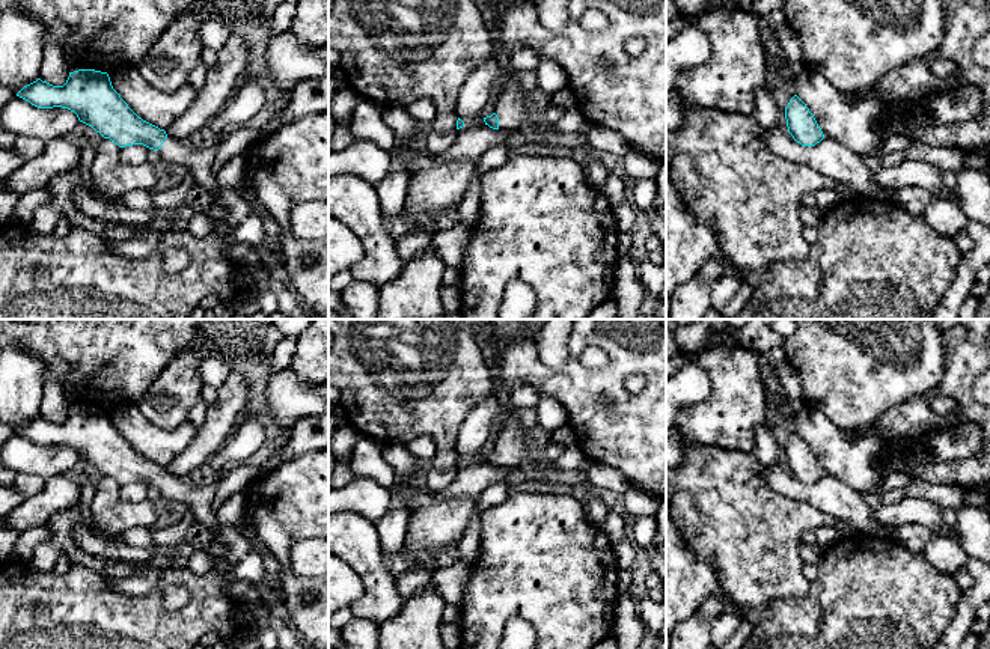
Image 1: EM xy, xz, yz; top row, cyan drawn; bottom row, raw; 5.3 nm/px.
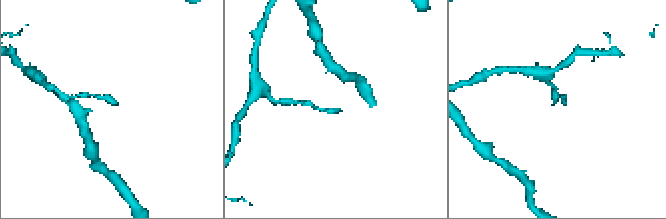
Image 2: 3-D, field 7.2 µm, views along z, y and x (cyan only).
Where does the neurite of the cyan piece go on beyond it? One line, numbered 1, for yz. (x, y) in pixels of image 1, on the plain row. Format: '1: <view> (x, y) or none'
1: none

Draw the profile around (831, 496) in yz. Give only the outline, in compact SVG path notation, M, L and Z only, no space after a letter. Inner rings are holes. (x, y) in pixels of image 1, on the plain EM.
M779 464L765 467L762 477L767 486L788 498L806 501L821 512L847 523L856 533L869 536L894 535L874 518L874 509L854 491L833 476L824 474L815 483L802 483Z

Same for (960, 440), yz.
M964 419L931 432L924 444L924 453L933 462L967 459L979 456L984 450L981 426Z

